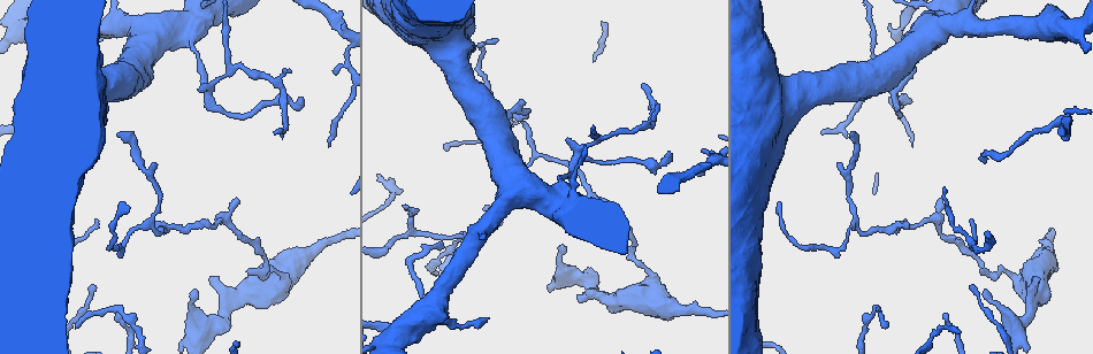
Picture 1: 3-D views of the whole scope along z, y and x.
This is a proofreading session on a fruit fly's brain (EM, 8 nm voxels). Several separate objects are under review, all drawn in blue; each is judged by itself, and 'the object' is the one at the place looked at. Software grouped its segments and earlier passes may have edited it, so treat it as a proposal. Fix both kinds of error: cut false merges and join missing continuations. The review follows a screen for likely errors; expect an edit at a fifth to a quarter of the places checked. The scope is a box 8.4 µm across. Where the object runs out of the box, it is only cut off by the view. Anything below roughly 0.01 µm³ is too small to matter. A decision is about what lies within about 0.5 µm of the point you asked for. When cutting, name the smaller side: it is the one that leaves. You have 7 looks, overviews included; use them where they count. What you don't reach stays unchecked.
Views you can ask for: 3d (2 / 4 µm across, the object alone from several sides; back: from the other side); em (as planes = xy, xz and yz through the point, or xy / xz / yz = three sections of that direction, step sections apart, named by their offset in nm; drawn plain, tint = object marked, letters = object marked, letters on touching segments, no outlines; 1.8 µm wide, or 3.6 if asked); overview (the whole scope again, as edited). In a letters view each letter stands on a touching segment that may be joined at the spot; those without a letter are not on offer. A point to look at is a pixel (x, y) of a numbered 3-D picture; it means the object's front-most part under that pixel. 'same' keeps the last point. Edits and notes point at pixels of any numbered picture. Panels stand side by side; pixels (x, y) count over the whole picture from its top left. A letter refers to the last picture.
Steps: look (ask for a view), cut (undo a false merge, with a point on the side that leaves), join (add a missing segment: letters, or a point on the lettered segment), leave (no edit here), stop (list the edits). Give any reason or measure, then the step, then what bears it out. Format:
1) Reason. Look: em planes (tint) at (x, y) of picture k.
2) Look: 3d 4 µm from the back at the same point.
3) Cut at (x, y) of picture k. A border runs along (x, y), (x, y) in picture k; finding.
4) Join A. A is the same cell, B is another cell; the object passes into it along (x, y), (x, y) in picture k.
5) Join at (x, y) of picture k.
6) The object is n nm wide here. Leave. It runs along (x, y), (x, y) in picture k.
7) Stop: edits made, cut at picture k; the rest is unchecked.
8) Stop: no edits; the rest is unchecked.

Arms part here. Look: em yz step 4 (tint) at (441, 320) of picture 1.

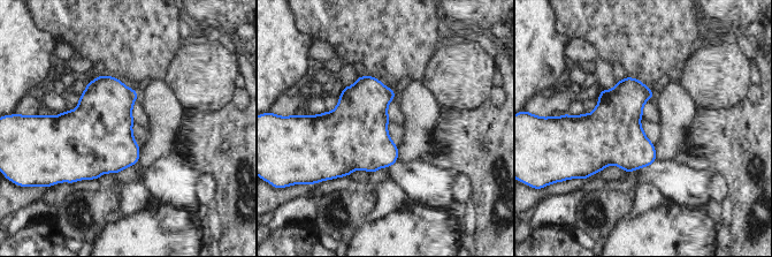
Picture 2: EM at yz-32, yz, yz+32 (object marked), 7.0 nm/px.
Cut it another way. Look: em planes (letters) at the same point.

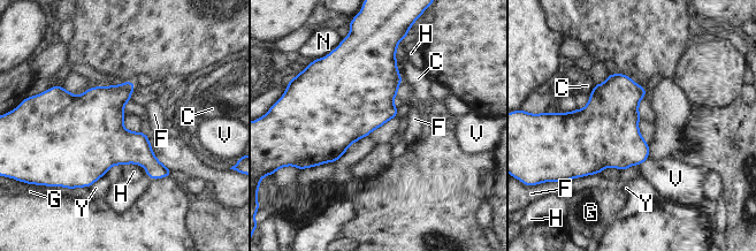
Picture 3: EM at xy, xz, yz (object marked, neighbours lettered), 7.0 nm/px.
The object is 340 nm wide here. Leave. C, F, G, H, N, V and Y are other cells; a border runs along (621, 169), (604, 167), (598, 173) in picture 3; all the same neuron.

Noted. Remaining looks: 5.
Long arm stops here. Look: em yz step 8 (letters) at (984, 162) of picture 1.

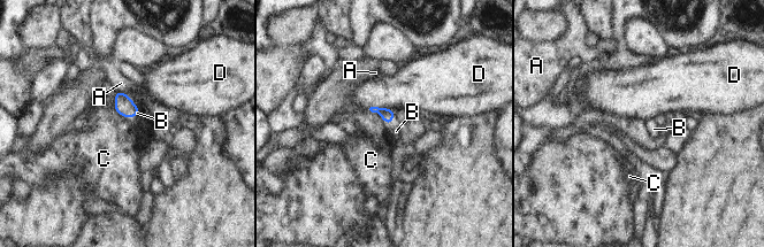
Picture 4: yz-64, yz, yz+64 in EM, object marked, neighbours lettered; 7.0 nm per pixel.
Cut it another way. Look: em planes (letters) at the same point.

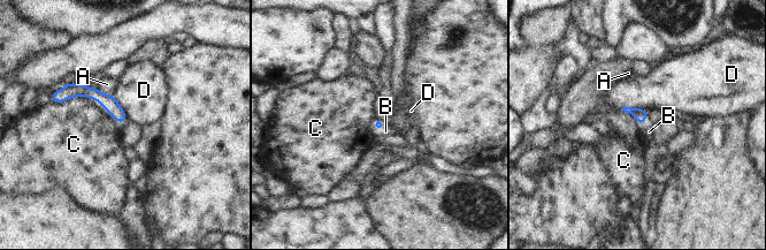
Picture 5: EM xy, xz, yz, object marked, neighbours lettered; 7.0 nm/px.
Join B. B is the same cell, A, C and D are other cells; the object passes into it along (378, 124), (380, 128), (385, 131) in picture 5; the neuron continues.

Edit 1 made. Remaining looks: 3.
Stop: edits made, join at picture 5; the rest is unchecked.

